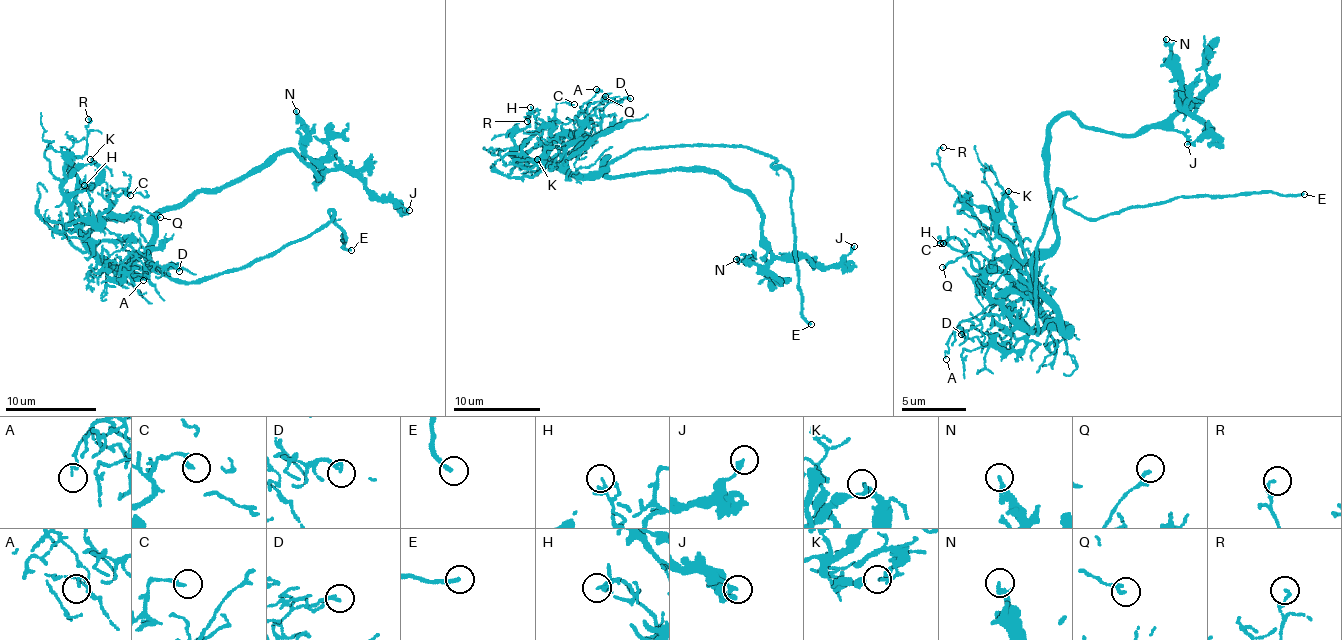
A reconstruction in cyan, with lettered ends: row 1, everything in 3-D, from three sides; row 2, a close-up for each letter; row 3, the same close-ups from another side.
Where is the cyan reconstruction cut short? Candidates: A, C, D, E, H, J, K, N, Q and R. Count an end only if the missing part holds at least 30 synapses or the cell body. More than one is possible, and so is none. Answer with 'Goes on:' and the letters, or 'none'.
Goes on: E

